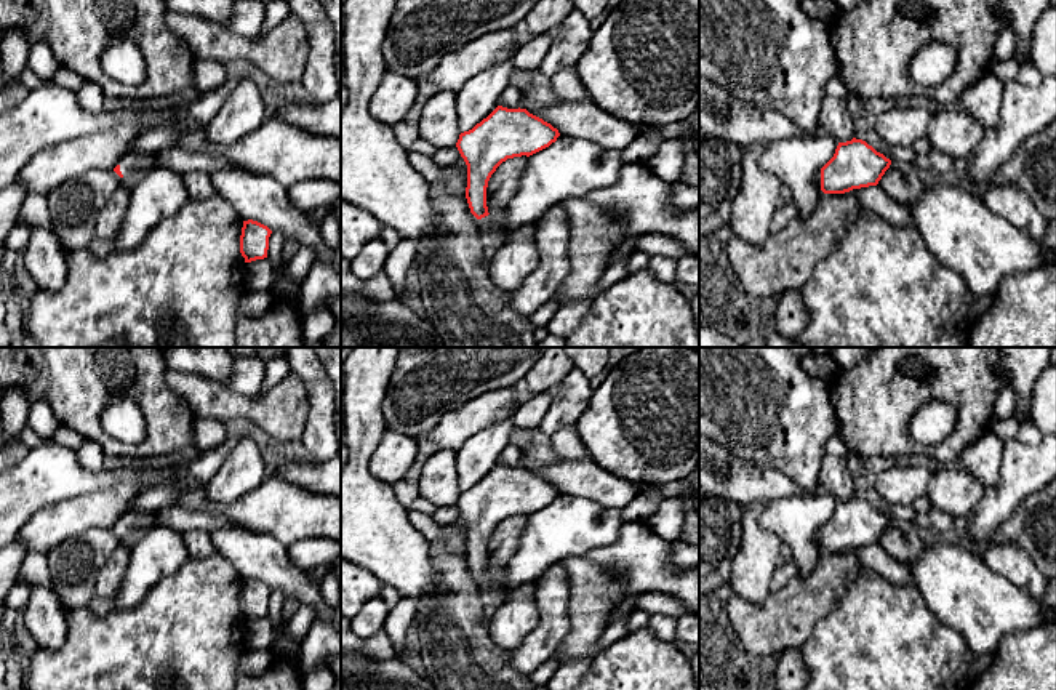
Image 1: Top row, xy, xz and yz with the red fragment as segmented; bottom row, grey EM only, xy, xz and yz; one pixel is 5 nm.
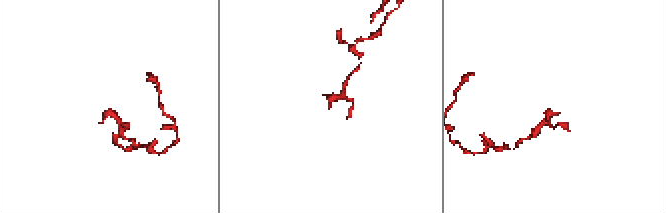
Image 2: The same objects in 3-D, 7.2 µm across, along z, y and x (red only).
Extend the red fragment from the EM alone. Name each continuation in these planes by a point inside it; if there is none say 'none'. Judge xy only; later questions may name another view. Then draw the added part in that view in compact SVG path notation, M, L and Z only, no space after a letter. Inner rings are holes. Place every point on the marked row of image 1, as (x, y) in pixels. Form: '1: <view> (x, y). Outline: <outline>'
1: xy (133, 164). Outline: M146 150L128 152L120 160L120 171L122 171L123 178L128 178L128 179L133 179L157 166L160 166L158 160L157 160L157 154L146 152Z

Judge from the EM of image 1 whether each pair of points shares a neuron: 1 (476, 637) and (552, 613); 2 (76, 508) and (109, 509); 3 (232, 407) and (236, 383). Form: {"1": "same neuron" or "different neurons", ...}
{"1": "different neurons", "2": "same neuron", "3": "different neurons"}

